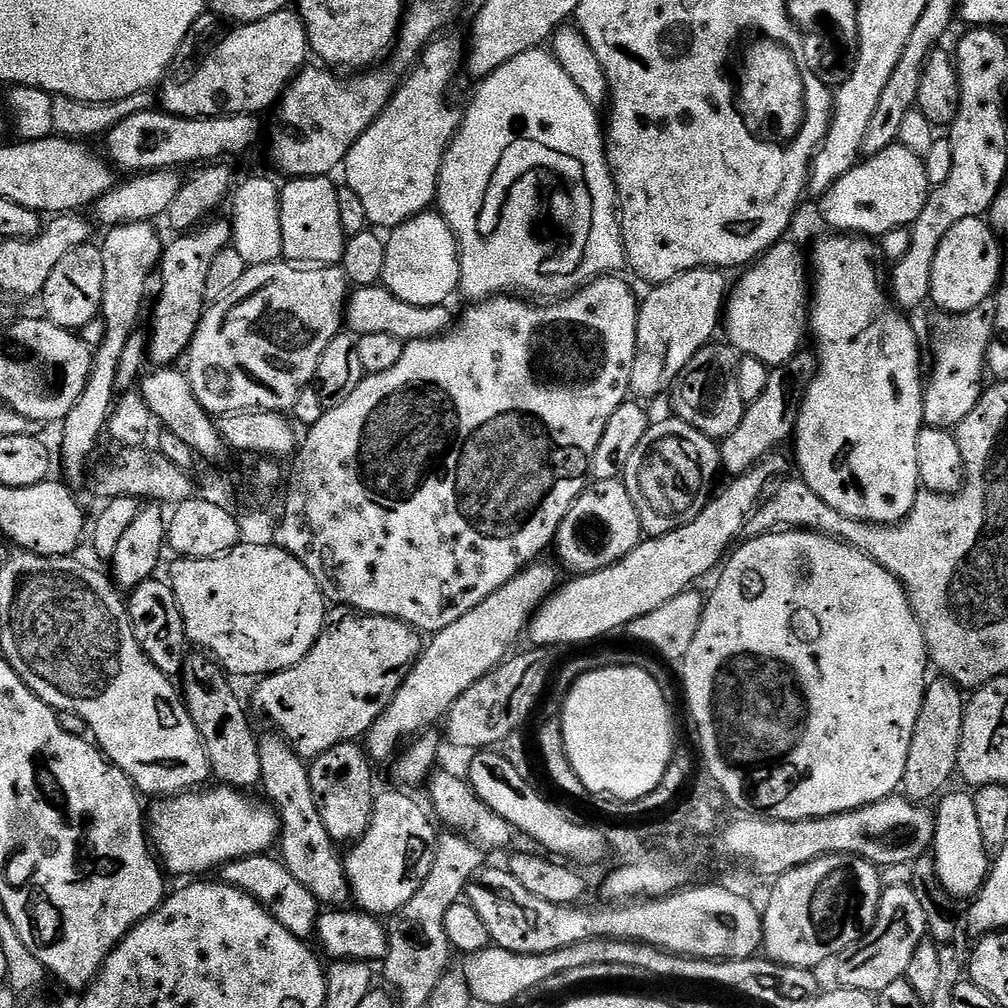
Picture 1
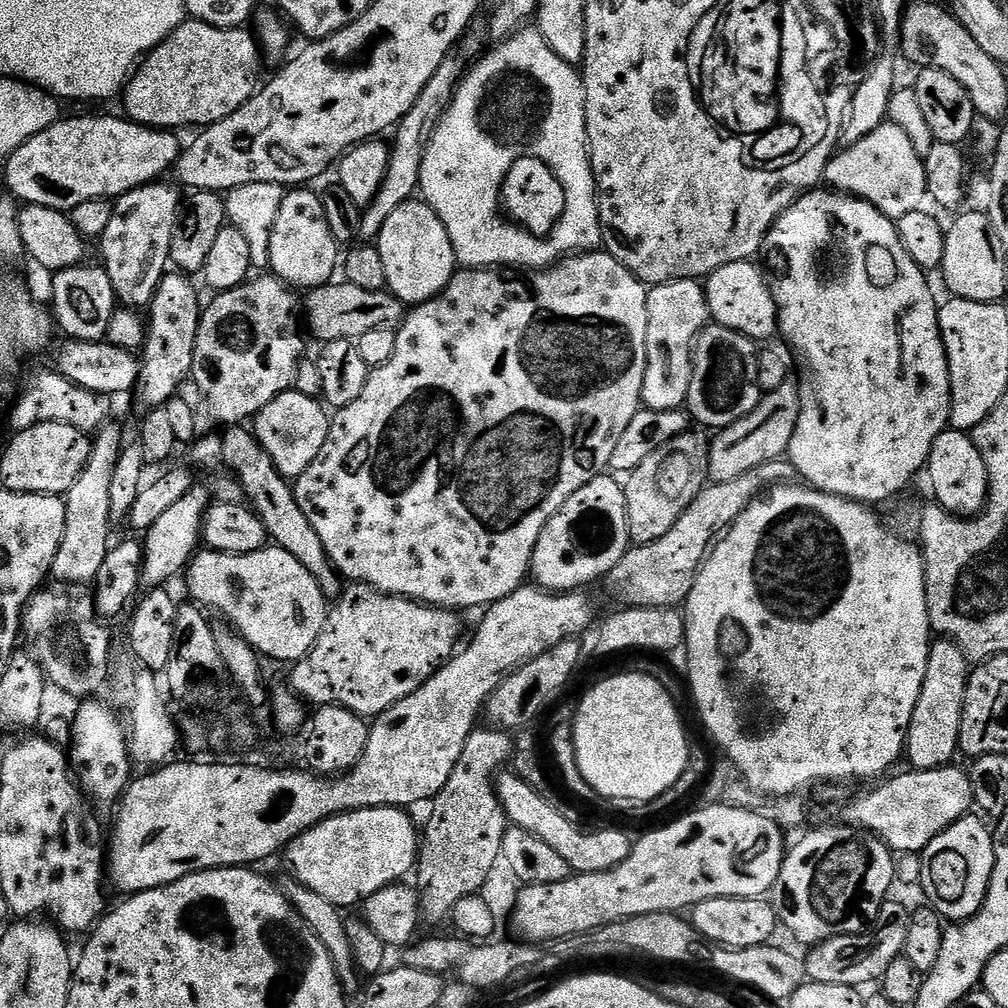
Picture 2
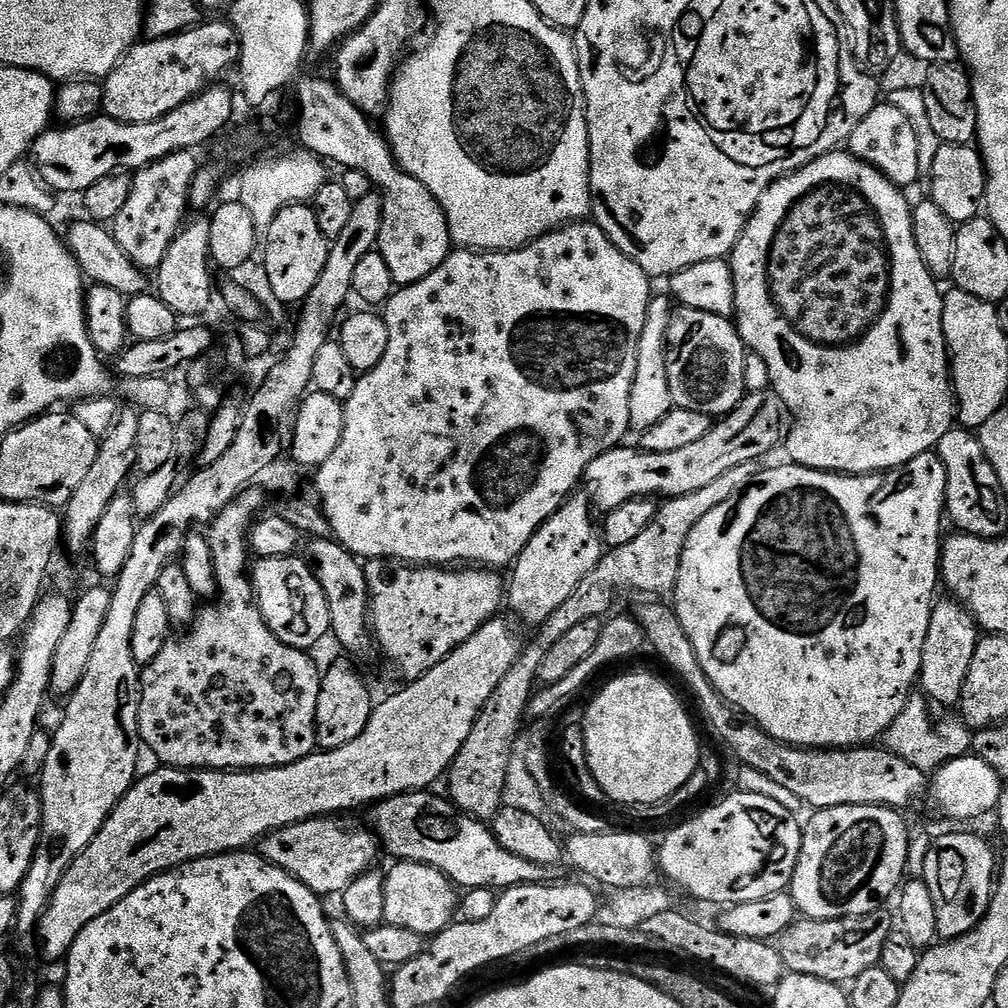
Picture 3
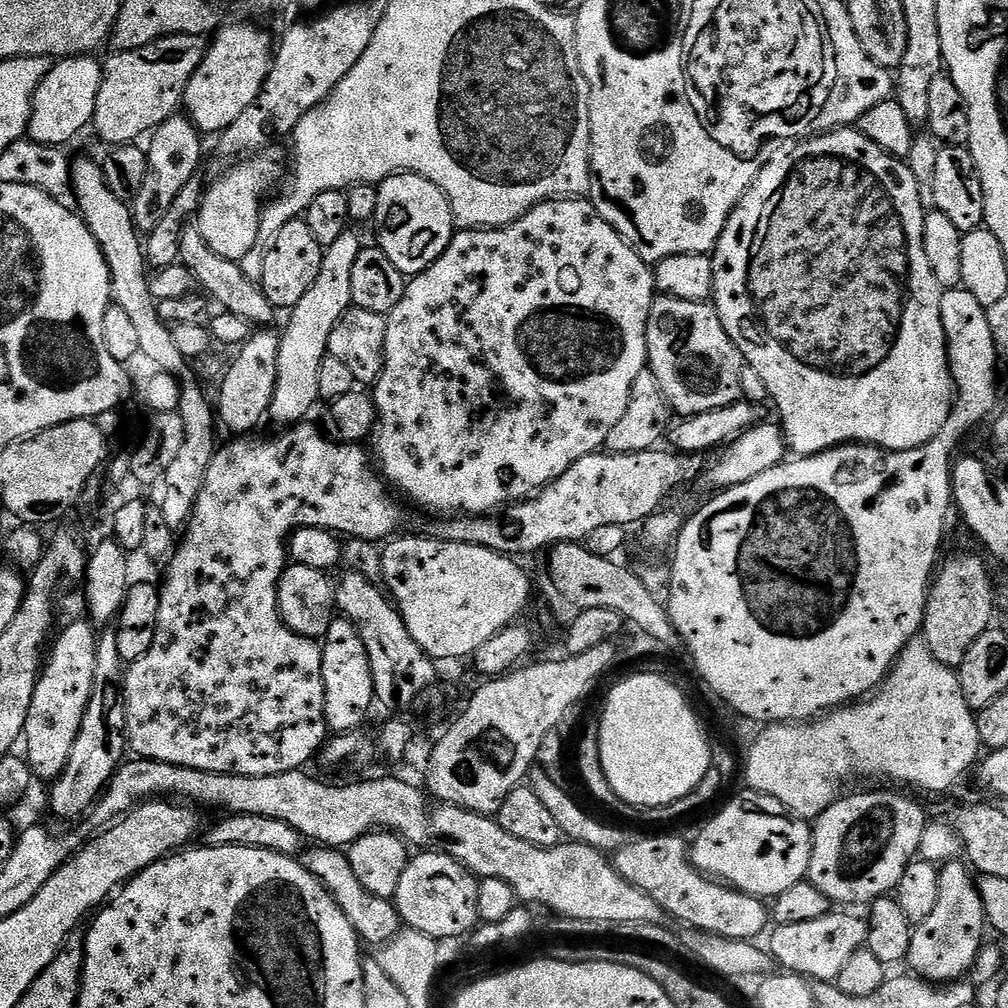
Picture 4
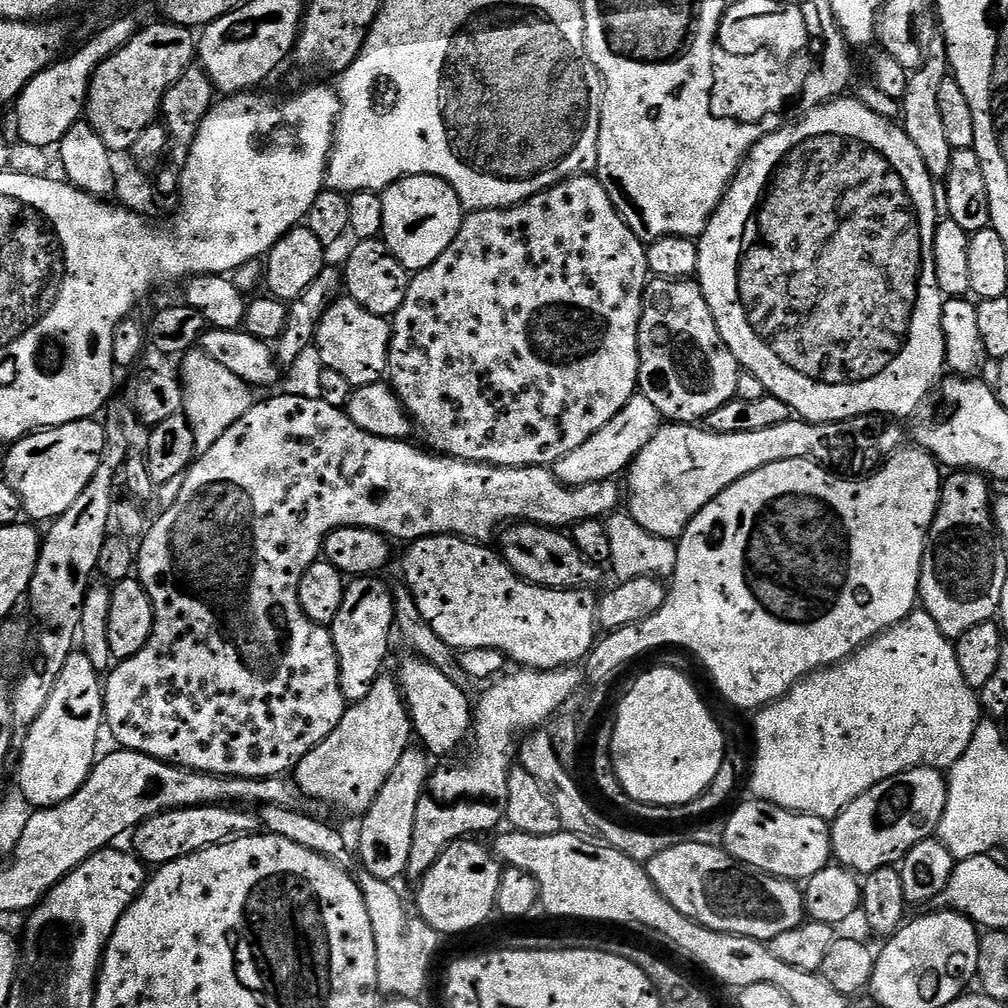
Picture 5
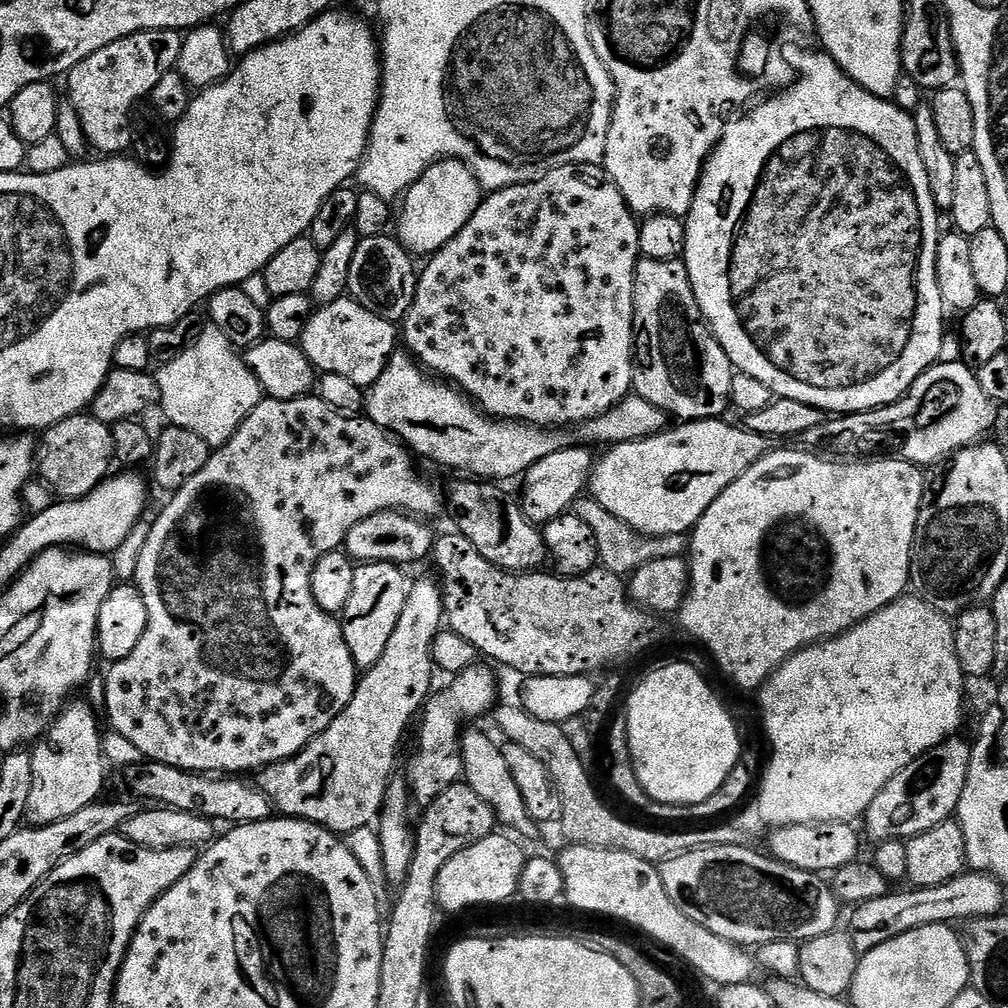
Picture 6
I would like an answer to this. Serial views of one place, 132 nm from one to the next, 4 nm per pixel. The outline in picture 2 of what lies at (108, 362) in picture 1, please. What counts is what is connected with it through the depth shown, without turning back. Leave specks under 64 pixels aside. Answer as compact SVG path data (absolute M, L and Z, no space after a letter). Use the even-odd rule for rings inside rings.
M153 182L144 184L119 197L112 205L112 217L106 226L104 233L98 237L100 244L100 256L102 267L110 274L110 282L116 291L117 301L123 307L133 310L144 310L151 305L156 297L156 288L160 285L160 279L169 271L172 255L170 254L170 242L174 238L176 222L180 218L182 207L182 195L179 187L171 188L165 182ZM98 458L78 473L75 482L68 488L66 530L58 546L58 554L54 554L50 573L53 581L63 582L68 586L80 586L76 584L84 584L87 580L88 583L95 581L110 547L108 534L114 529L110 514L110 482L111 478L106 474L105 458Z

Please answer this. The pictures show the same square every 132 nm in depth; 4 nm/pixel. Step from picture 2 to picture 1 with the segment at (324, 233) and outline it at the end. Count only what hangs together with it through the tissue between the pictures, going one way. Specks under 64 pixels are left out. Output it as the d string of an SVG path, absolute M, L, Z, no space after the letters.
M301 176L280 188L283 259L300 266L336 266L344 259L345 235L338 214L337 185L326 176Z

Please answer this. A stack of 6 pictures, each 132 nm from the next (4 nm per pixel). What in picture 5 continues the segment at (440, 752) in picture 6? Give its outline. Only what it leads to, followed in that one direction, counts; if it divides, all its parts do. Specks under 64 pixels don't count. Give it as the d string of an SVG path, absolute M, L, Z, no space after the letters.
M409 747L387 776L382 790L361 819L356 852L359 860L362 860L365 872L374 874L379 880L394 882L407 873L418 802L432 773L432 765L430 766L428 760L430 761L429 755L423 749Z

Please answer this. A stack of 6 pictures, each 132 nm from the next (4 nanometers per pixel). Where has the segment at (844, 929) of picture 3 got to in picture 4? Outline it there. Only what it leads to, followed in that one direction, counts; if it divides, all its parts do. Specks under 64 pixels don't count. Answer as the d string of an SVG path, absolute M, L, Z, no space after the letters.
M833 910L811 922L776 924L771 929L770 955L783 971L812 982L835 982L846 962L868 943L868 922L863 915L851 916L848 910Z

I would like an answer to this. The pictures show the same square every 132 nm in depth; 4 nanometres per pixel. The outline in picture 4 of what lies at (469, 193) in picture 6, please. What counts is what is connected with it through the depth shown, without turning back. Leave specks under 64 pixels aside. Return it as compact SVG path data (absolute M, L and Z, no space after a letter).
M401 172L388 176L378 185L374 227L380 239L378 247L405 277L411 278L426 271L450 246L454 235L452 207L437 184L412 172Z

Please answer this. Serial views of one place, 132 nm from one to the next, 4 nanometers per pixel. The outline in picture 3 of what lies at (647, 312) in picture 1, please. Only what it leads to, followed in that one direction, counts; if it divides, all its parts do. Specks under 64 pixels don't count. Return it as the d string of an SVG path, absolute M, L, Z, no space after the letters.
M653 295L648 303L646 326L642 326L642 338L638 342L638 366L634 386L630 390L630 418L631 427L635 431L637 428L640 434L652 426L658 426L658 422L662 422L662 418L666 418L666 414L670 414L674 407L668 377L668 327L672 321L674 304L667 295L664 296Z

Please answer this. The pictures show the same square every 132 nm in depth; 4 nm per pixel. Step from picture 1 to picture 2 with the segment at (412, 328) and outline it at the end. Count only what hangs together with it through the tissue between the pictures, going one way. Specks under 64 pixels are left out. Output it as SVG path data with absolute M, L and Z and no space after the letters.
M342 280L329 282L313 289L304 300L304 315L311 334L325 344L330 341L355 340L369 330L395 327L406 314L405 305L391 292L359 289L352 283Z

